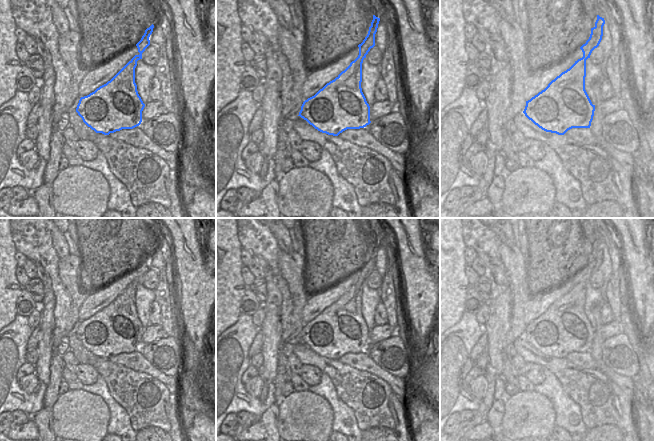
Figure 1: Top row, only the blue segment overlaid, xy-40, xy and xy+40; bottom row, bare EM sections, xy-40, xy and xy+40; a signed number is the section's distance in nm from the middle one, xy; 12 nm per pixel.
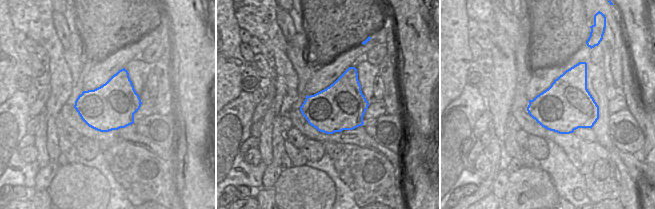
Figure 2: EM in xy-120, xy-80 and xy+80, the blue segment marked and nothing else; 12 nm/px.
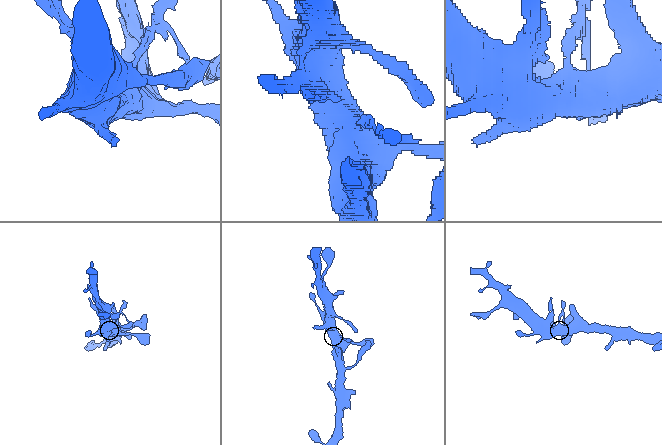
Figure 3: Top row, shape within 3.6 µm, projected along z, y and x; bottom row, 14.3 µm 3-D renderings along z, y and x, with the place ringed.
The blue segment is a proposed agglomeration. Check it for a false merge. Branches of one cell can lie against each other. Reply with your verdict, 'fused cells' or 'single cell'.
fused cells

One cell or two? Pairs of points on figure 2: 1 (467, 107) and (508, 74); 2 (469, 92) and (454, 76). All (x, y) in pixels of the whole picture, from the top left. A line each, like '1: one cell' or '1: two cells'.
1: two cells
2: two cells

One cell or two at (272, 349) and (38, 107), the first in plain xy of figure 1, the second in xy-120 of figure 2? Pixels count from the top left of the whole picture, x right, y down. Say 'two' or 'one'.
two

